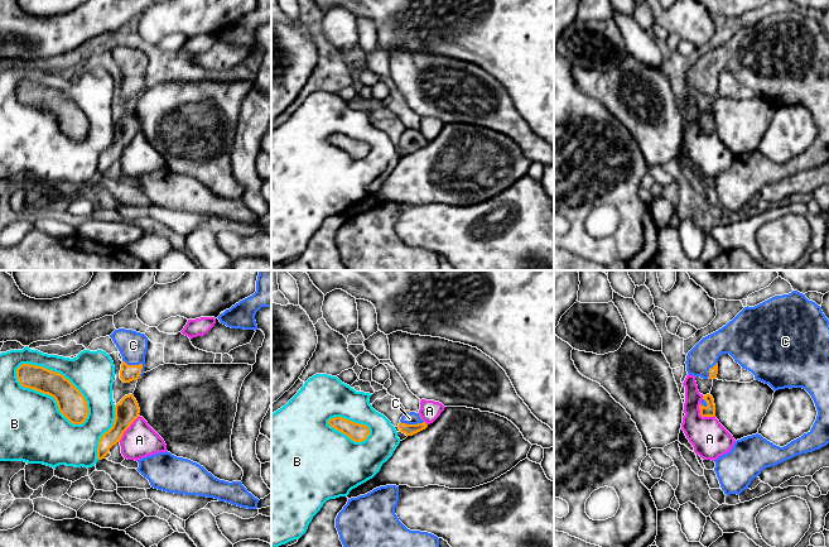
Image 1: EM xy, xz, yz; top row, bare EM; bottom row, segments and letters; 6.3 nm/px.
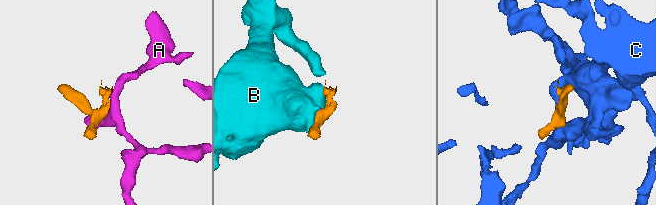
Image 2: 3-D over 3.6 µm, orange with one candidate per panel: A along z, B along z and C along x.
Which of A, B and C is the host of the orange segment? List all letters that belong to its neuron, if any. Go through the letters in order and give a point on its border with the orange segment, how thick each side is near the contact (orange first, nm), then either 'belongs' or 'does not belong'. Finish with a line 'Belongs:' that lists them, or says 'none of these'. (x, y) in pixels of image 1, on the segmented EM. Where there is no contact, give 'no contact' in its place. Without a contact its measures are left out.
A: yz (702, 416) | 80/240 nm | does not belong
B: xy (47, 393) | 180/420 nm | does not belong
C: xy (139, 364) | 110/180 nm | belongs
Belongs: C

